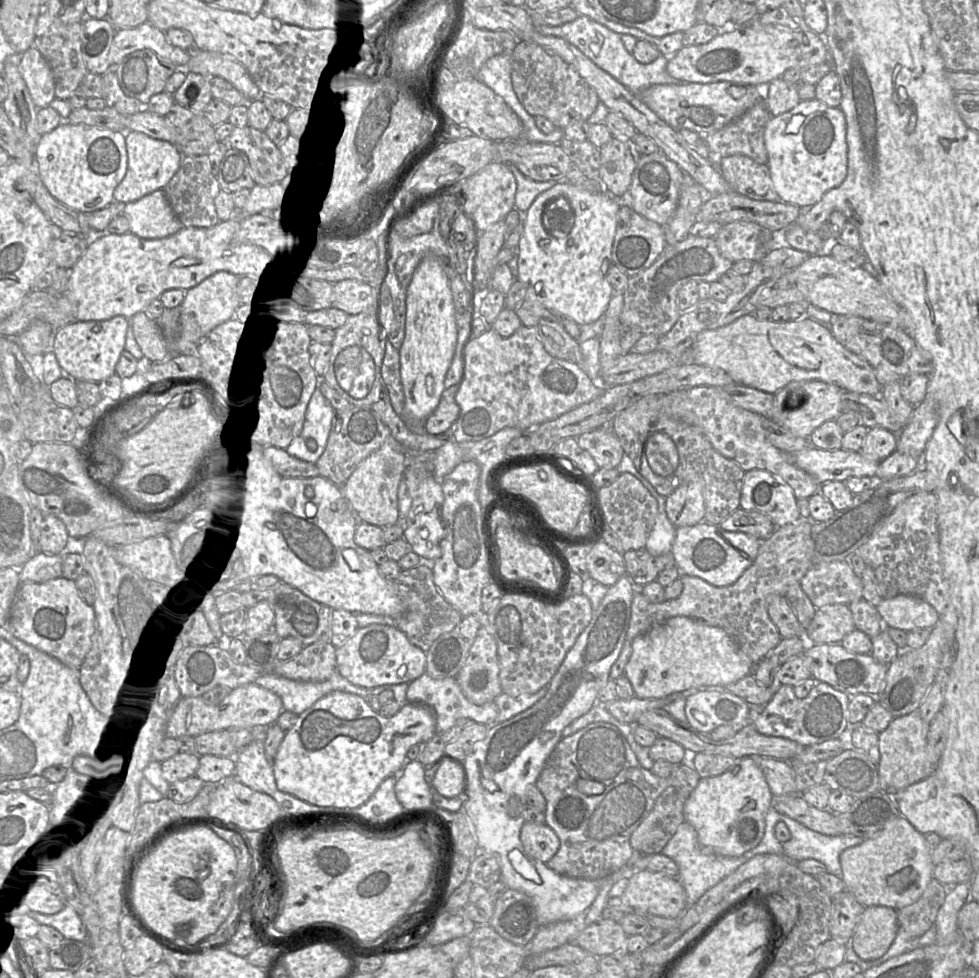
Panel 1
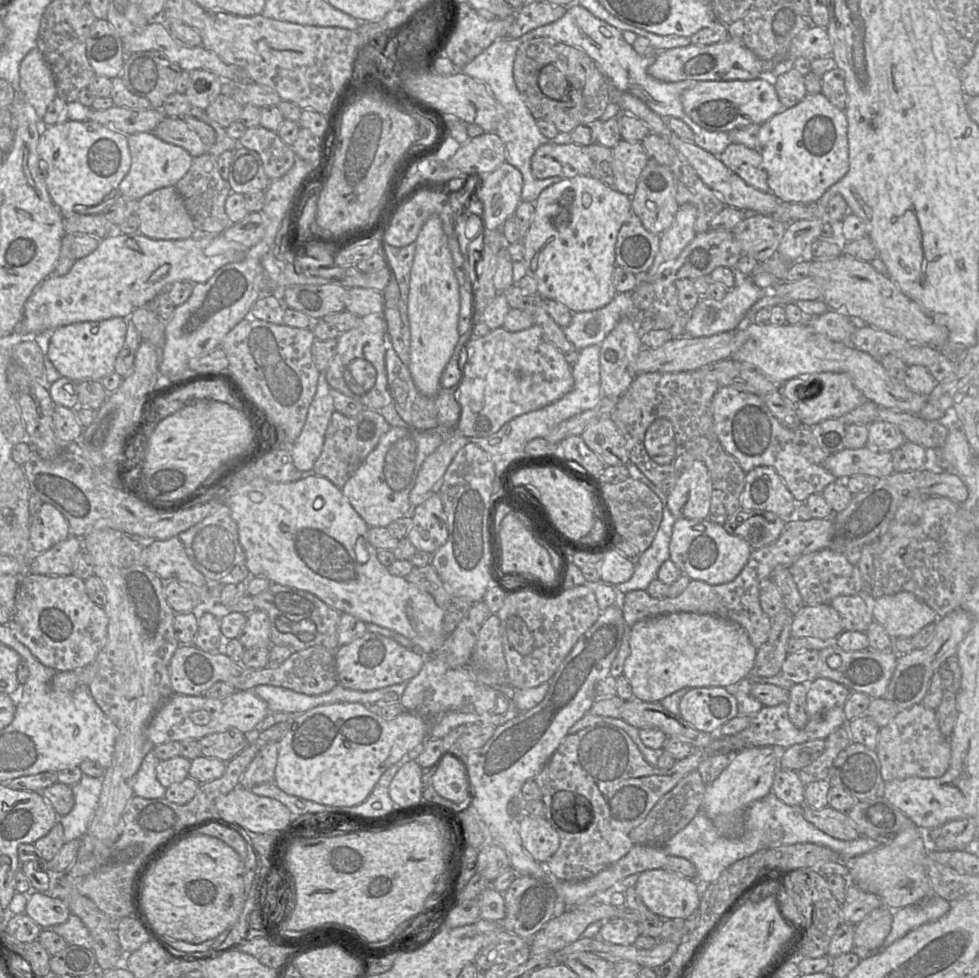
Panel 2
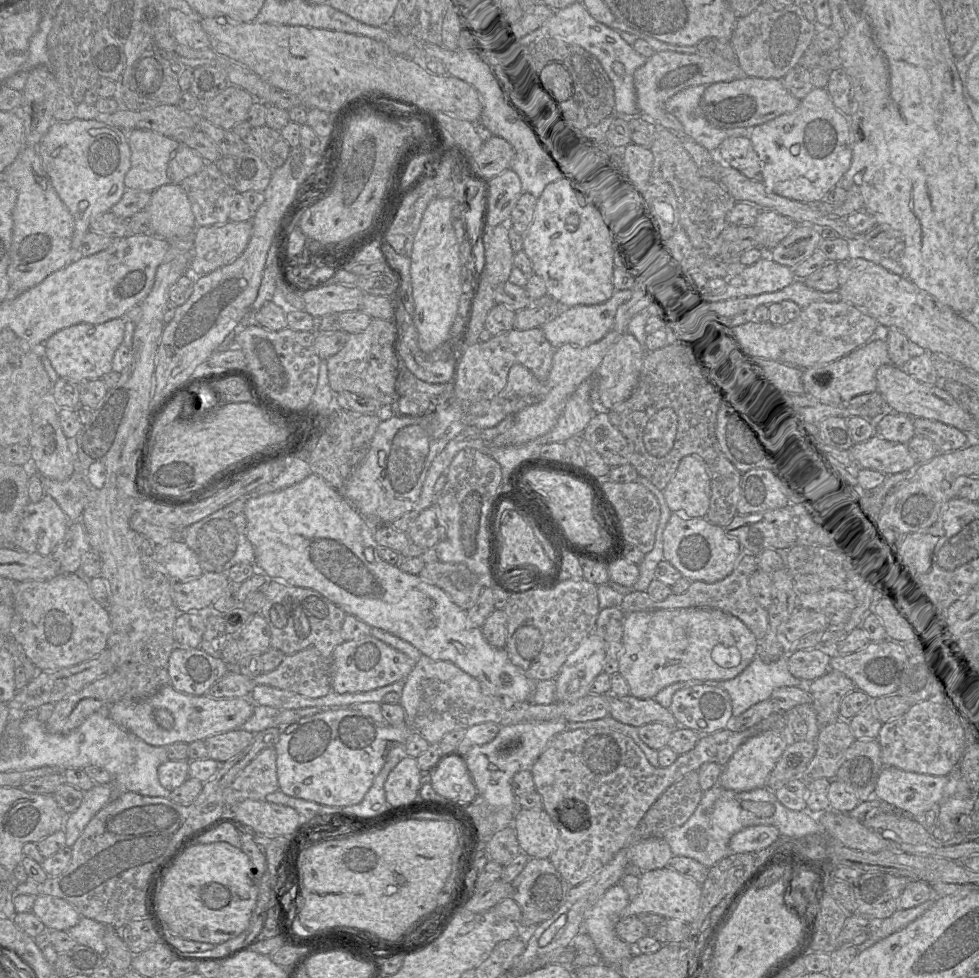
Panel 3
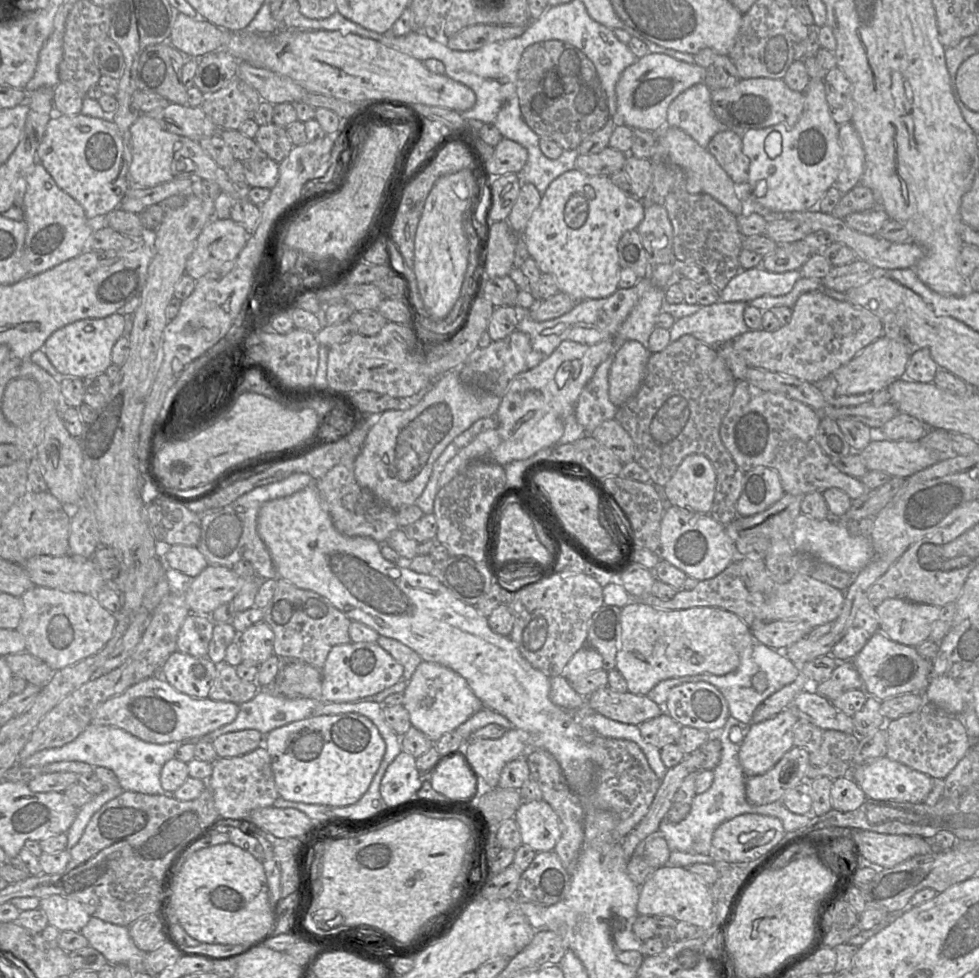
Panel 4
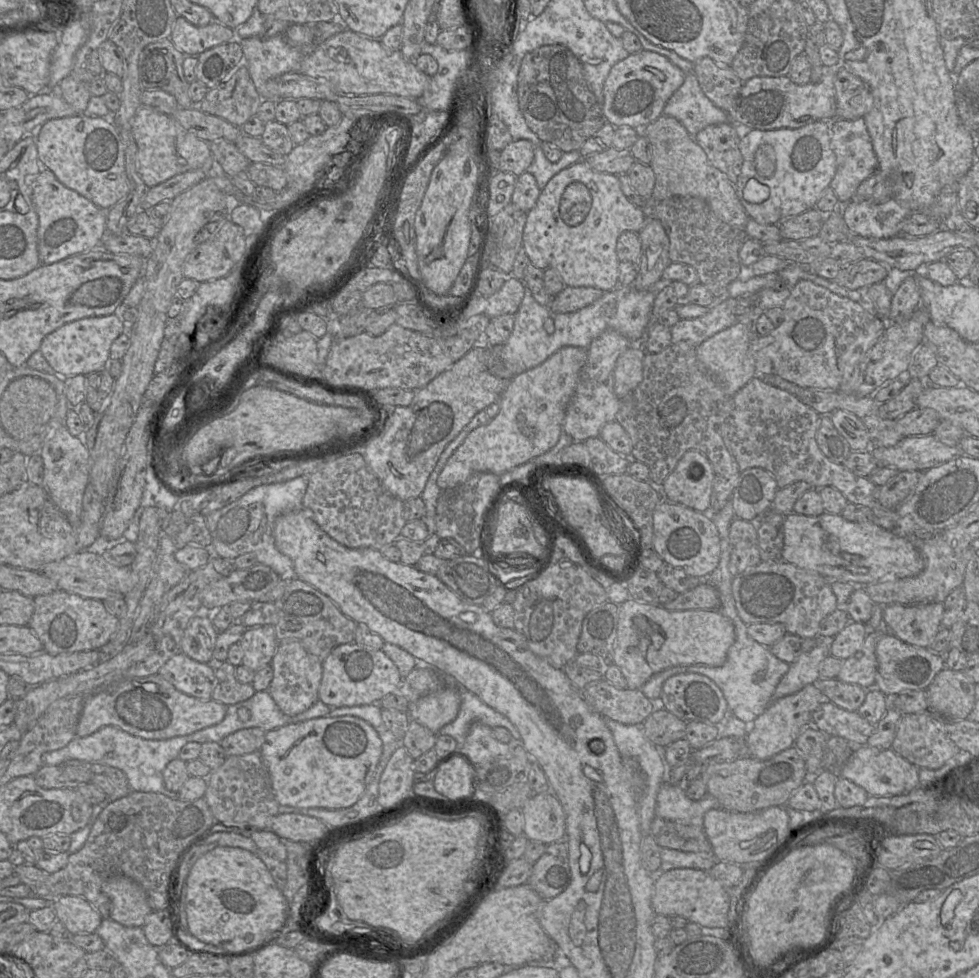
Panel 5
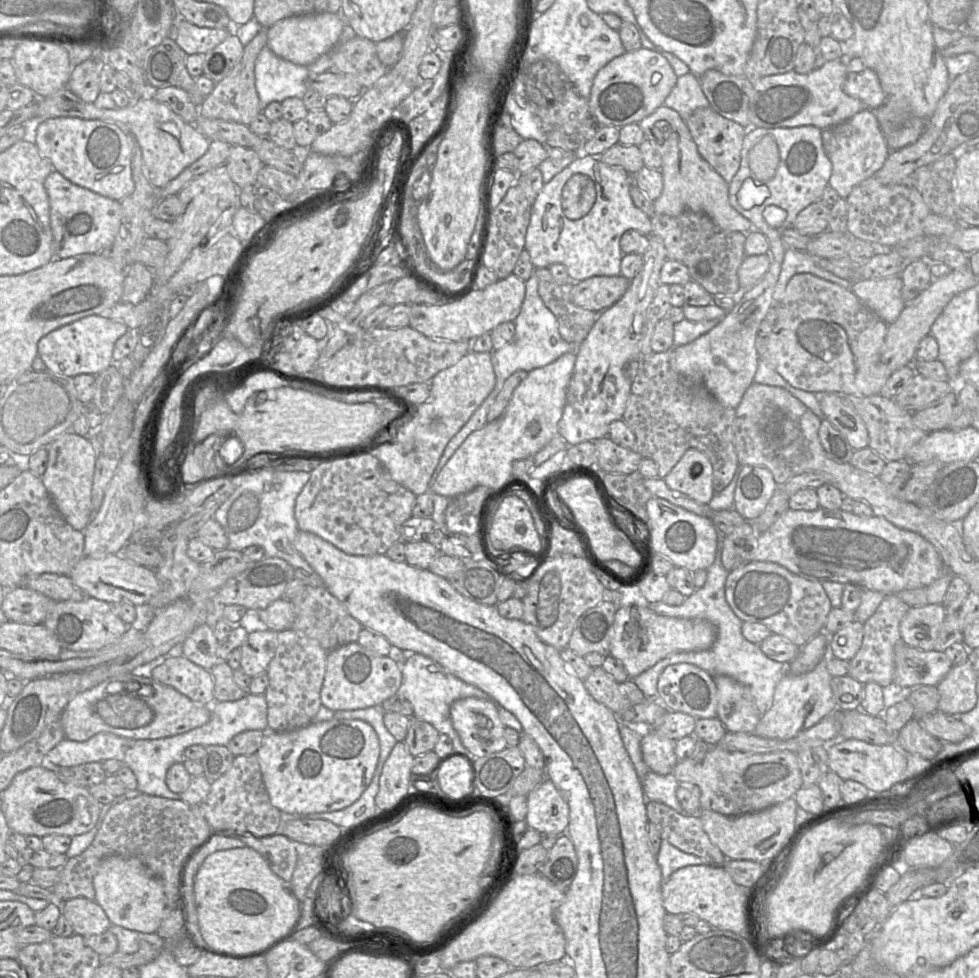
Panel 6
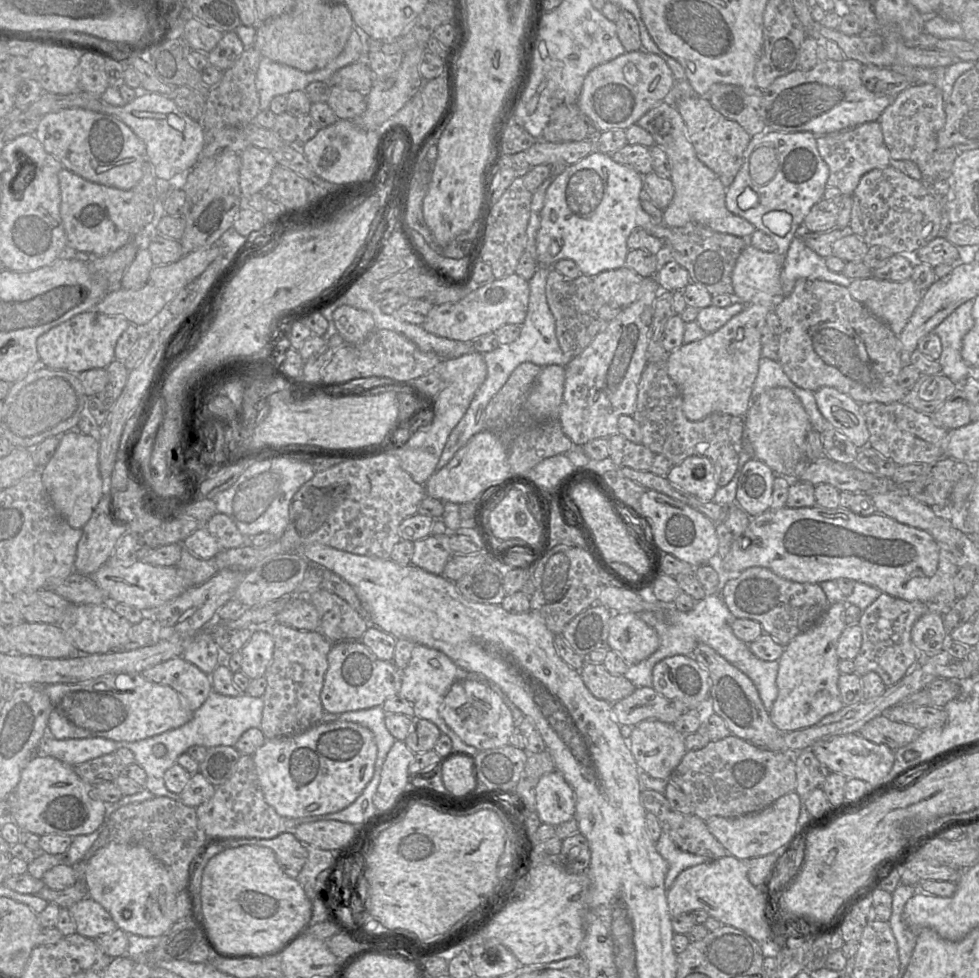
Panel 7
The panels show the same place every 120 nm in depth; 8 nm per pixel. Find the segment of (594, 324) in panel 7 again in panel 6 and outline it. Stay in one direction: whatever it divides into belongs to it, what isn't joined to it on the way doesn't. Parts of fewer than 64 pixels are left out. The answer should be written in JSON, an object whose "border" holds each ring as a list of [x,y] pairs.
{"border":[[[537,268],[534,273],[538,277],[538,293],[556,317],[562,339],[569,343],[581,344],[601,312],[574,305],[571,302],[574,284],[557,283],[548,268]]]}

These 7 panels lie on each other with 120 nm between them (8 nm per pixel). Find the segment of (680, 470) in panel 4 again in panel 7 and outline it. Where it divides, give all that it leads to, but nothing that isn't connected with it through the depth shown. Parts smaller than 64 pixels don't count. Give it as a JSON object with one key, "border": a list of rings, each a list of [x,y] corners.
{"border":[[[703,456],[687,457],[672,466],[666,478],[705,502],[712,501],[718,489],[714,467],[708,458]]]}

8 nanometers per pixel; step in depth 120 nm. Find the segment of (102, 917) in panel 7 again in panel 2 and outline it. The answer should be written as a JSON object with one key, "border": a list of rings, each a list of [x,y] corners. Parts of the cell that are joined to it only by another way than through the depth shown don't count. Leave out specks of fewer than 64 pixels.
{"border":[[[33,890],[27,895],[25,914],[42,929],[64,923],[68,919],[70,910],[61,899]]]}

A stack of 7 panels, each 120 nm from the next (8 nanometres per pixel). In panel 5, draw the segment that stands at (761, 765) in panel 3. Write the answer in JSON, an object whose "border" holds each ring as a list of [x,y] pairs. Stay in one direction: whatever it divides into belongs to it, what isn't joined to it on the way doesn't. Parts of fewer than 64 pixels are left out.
{"border":[[[808,684],[794,694],[772,701],[748,727],[746,735],[747,755],[758,760],[767,760],[794,746],[800,732],[811,724],[812,712],[826,700],[813,684]]]}

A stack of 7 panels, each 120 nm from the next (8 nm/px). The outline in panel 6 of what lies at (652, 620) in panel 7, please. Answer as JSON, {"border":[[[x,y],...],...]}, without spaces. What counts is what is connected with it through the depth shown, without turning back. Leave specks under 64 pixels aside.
{"border":[[[716,528],[717,550],[711,566],[707,568],[707,579],[703,587],[697,589],[691,596],[686,597],[683,604],[670,606],[665,603],[649,603],[648,607],[655,613],[677,619],[706,619],[717,628],[717,637],[713,645],[703,651],[684,651],[670,654],[658,661],[632,679],[646,698],[658,699],[657,684],[663,670],[672,664],[689,663],[705,670],[712,677],[729,676],[746,686],[760,715],[766,713],[772,706],[775,688],[781,678],[787,673],[787,665],[774,661],[764,655],[758,644],[747,641],[741,632],[742,621],[734,614],[725,598],[725,582],[728,571],[723,567],[721,553],[724,534]]]}

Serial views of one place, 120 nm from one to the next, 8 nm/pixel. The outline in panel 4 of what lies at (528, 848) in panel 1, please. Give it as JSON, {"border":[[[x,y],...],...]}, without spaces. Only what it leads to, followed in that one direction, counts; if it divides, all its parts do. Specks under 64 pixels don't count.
{"border":[[[544,800],[522,802],[514,819],[517,822],[522,844],[535,852],[552,851],[561,836],[559,817]]]}

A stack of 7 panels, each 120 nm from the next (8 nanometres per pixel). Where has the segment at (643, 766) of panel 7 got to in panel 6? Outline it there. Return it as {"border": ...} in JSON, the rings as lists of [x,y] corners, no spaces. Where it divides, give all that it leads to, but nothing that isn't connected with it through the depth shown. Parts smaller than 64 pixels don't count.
{"border":[[[649,728],[649,732],[641,739],[641,752],[643,761],[650,771],[659,775],[672,773],[678,763],[675,754],[676,741]]]}

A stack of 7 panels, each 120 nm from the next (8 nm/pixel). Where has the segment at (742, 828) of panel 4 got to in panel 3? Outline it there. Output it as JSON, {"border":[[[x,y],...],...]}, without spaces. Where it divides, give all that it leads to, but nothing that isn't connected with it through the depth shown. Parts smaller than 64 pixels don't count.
{"border":[[[771,825],[746,827],[735,833],[729,841],[729,854],[760,851],[771,845],[780,836]]]}

